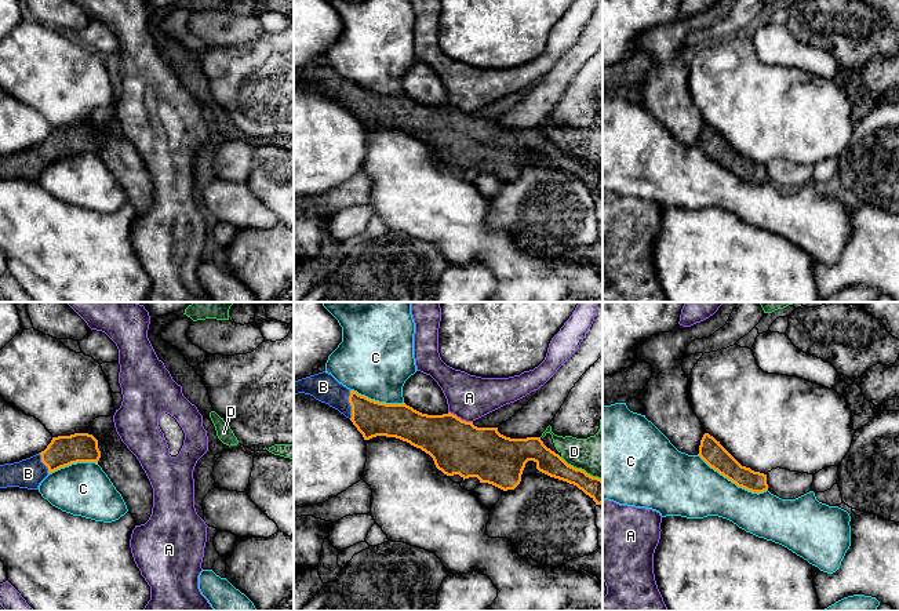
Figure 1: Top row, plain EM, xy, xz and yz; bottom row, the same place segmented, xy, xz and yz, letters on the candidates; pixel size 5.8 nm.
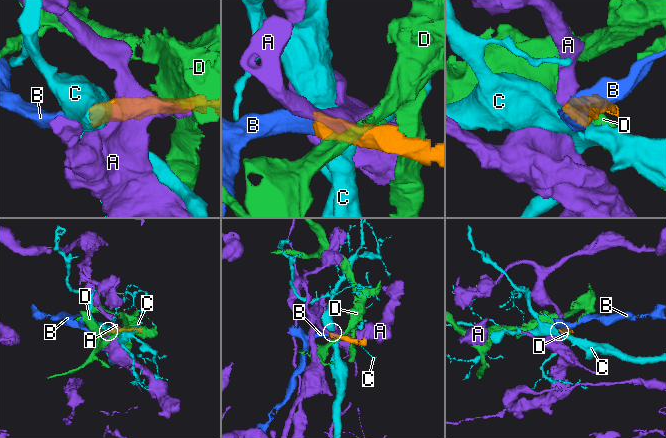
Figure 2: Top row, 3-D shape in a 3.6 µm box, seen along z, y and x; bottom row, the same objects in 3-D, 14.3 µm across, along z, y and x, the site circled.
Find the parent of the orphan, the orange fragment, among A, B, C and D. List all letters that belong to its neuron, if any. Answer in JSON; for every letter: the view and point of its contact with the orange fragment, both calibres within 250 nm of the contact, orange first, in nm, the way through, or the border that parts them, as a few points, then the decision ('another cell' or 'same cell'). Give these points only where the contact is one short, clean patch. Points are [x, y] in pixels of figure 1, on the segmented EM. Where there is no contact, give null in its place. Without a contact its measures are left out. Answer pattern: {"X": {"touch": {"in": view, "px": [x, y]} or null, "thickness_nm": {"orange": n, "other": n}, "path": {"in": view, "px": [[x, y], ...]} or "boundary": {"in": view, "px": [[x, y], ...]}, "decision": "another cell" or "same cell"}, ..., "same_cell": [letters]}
{"A": {"touch": {"in": "xz", "px": [459, 418]}, "thickness_nm": {"orange": 320, "other": 260}, "boundary": {"in": "xz", "px": [[448, 411], [472, 422]]}, "decision": "another cell"}, "B": {"touch": {"in": "xz", "px": [350, 404]}, "thickness_nm": {"orange": 200, "other": 170}, "path": {"in": "xz", "px": [[371, 418], [350, 404], [323, 386]]}, "decision": "same cell"}, "C": {"touch": {"in": "yz", "px": [732, 482]}, "thickness_nm": {"orange": 140, "other": 340}, "decision": "another cell"}, "D": {"touch": {"in": "xz", "px": [581, 469]}, "thickness_nm": {"orange": 140, "other": 260}, "decision": "another cell"}, "same_cell": ["B"]}

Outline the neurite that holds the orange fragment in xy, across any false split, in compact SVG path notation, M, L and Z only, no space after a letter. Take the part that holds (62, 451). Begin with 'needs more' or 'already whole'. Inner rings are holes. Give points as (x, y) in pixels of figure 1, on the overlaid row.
needs more; M92 434L52 437L44 451L19 462L0 465L0 488L39 490L50 473L77 462L98 463L99 458L98 440Z

